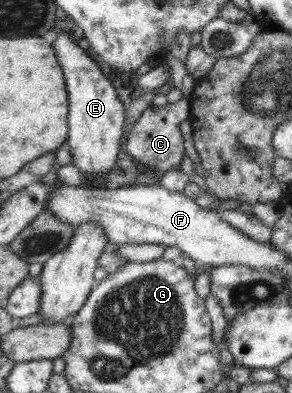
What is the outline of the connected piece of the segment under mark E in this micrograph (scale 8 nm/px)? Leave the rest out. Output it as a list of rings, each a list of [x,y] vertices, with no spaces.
[[[59,34],[57,56],[61,58],[61,66],[65,66],[65,78],[69,86],[70,113],[68,116],[68,144],[73,165],[83,171],[91,179],[99,179],[115,169],[121,152],[121,138],[125,131],[128,116],[125,106],[119,100],[119,94],[113,82],[103,74],[99,64],[69,36]]]

